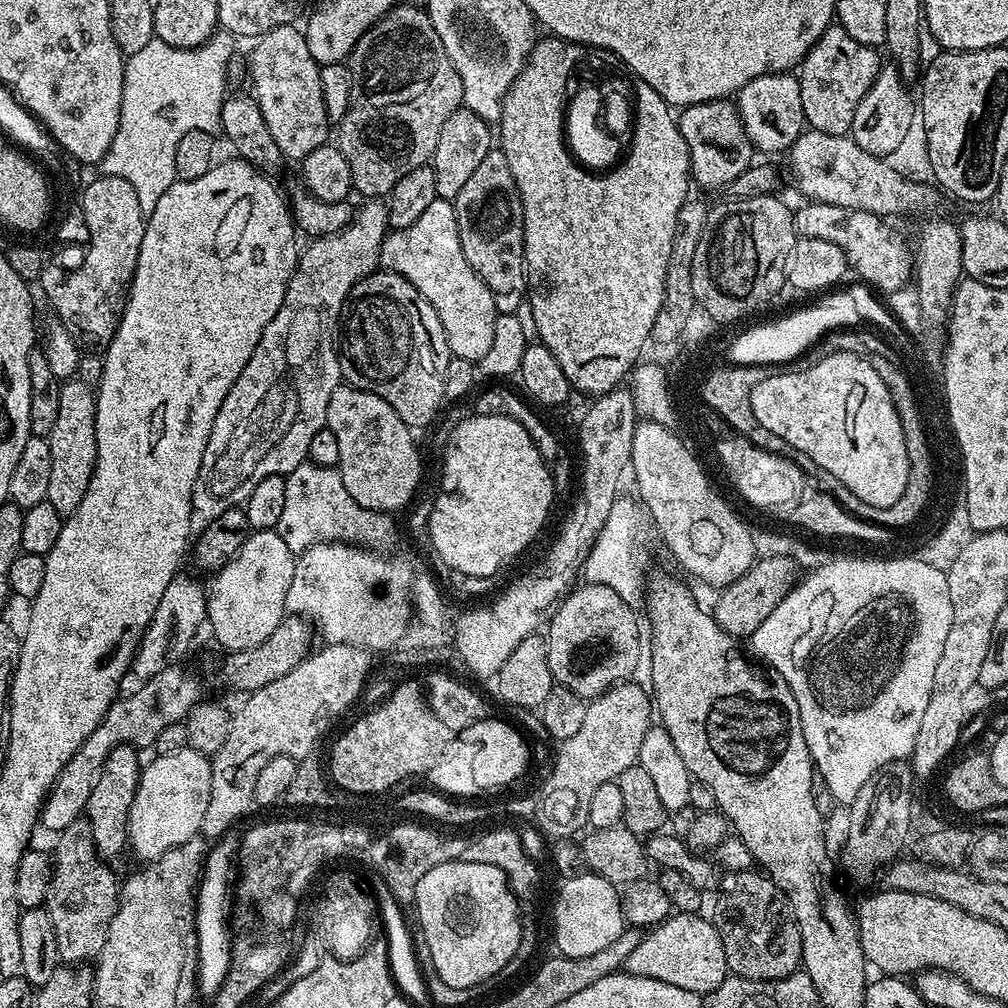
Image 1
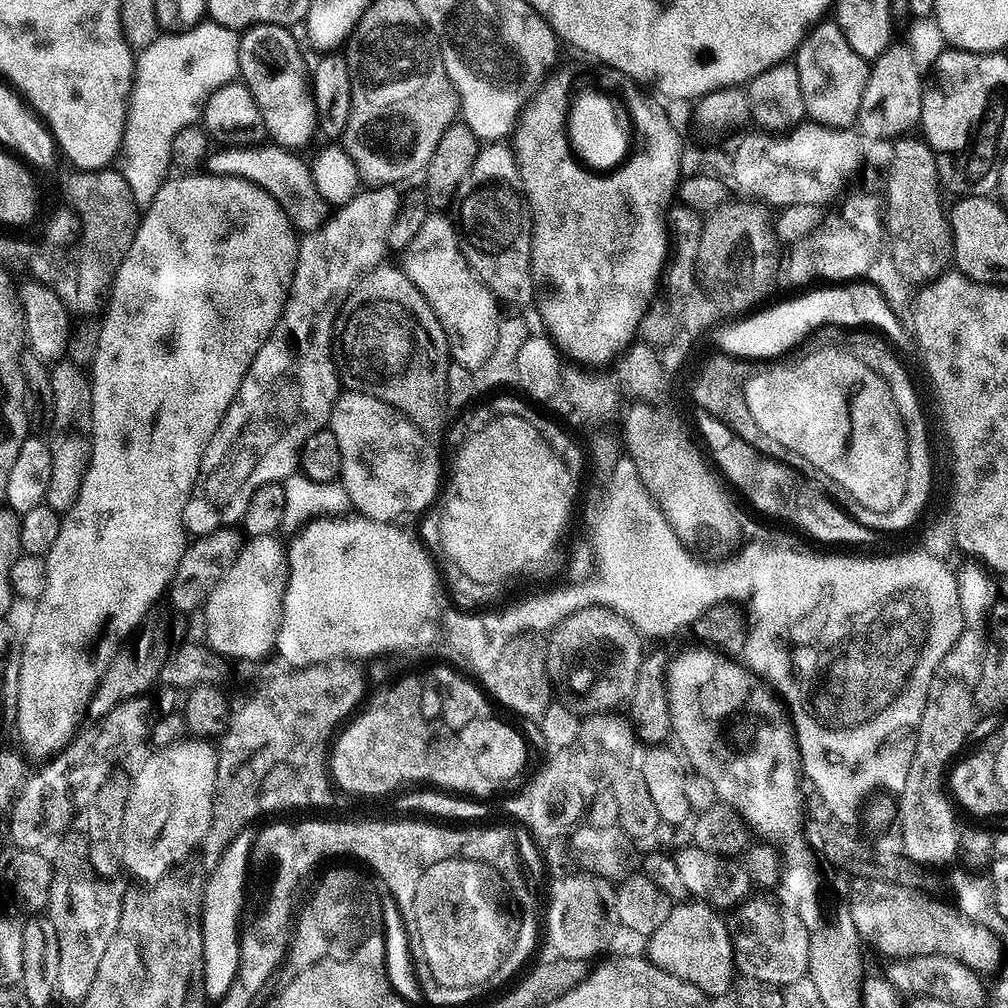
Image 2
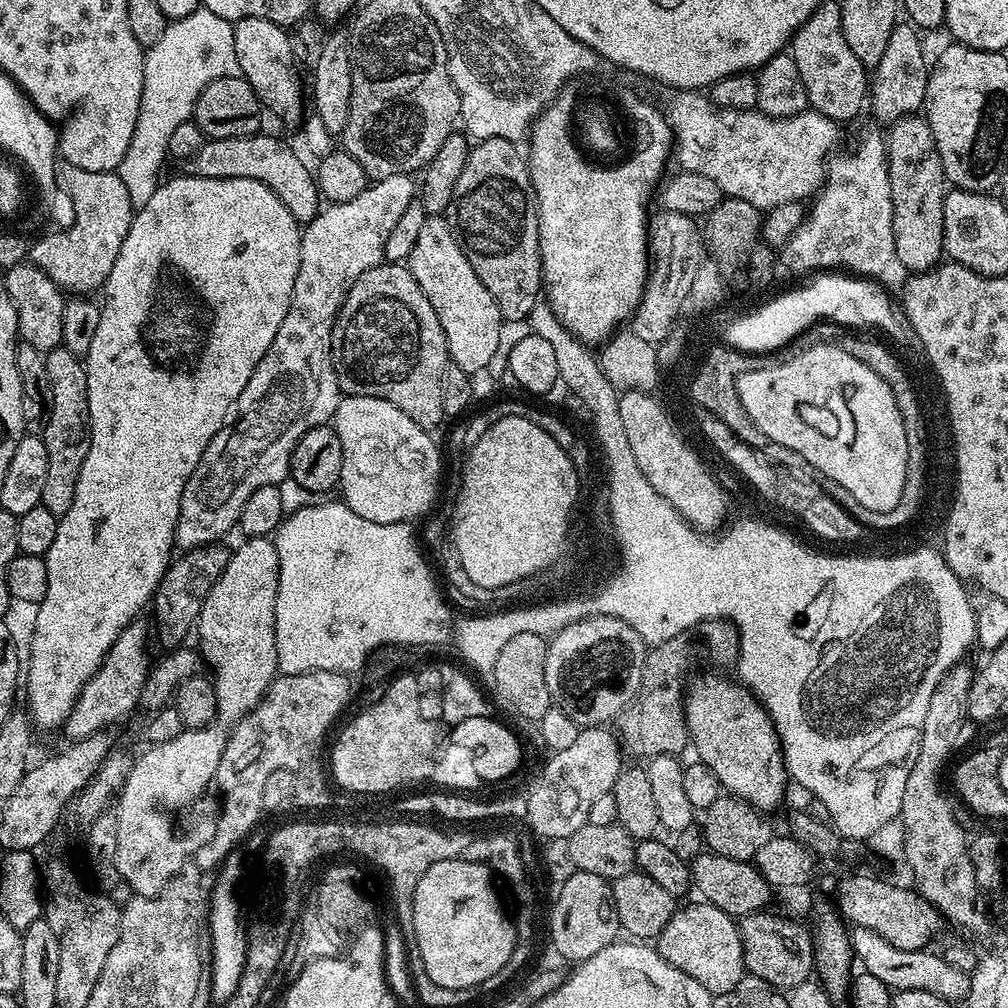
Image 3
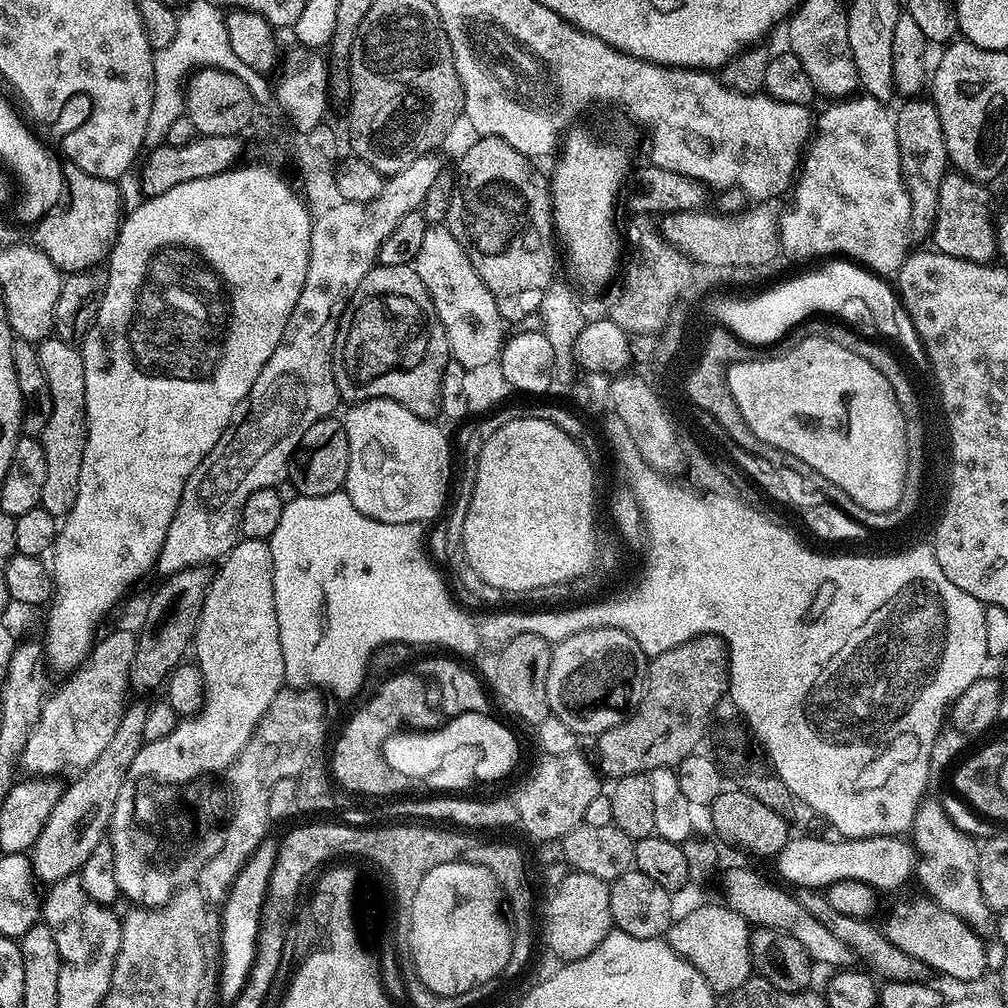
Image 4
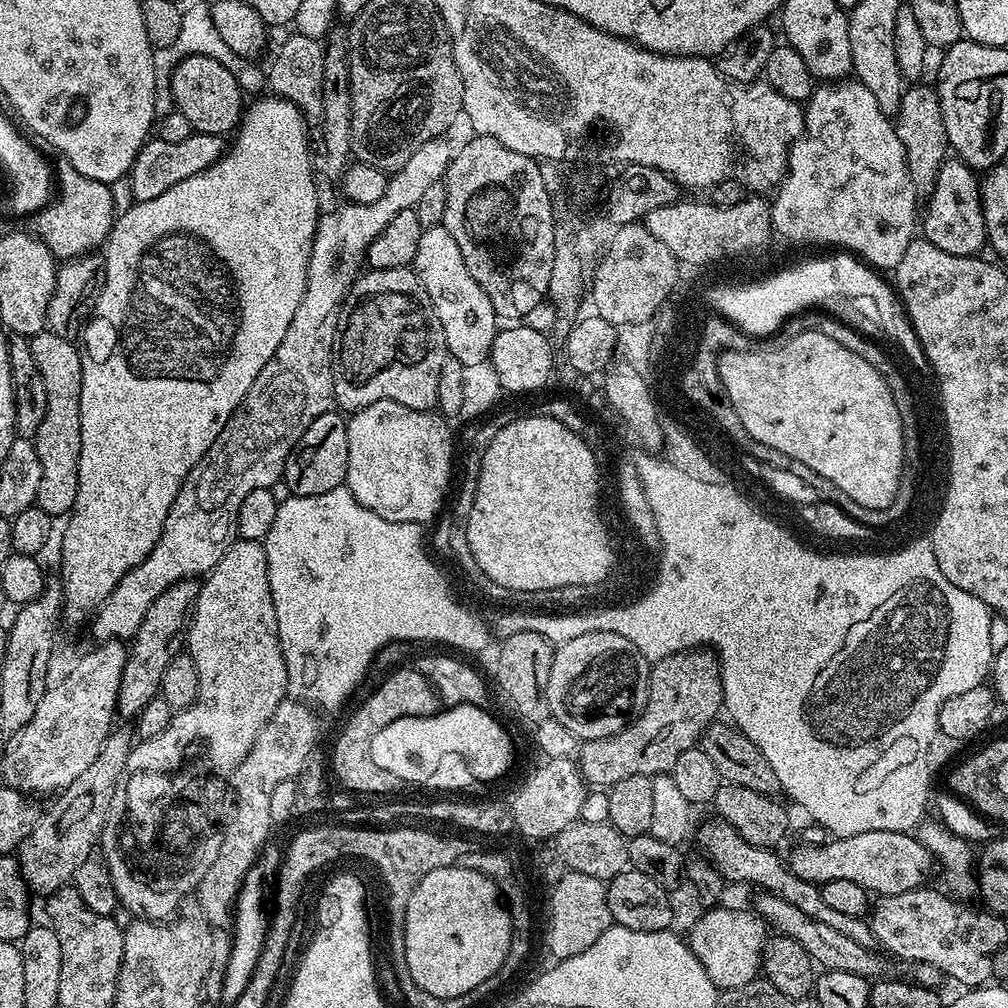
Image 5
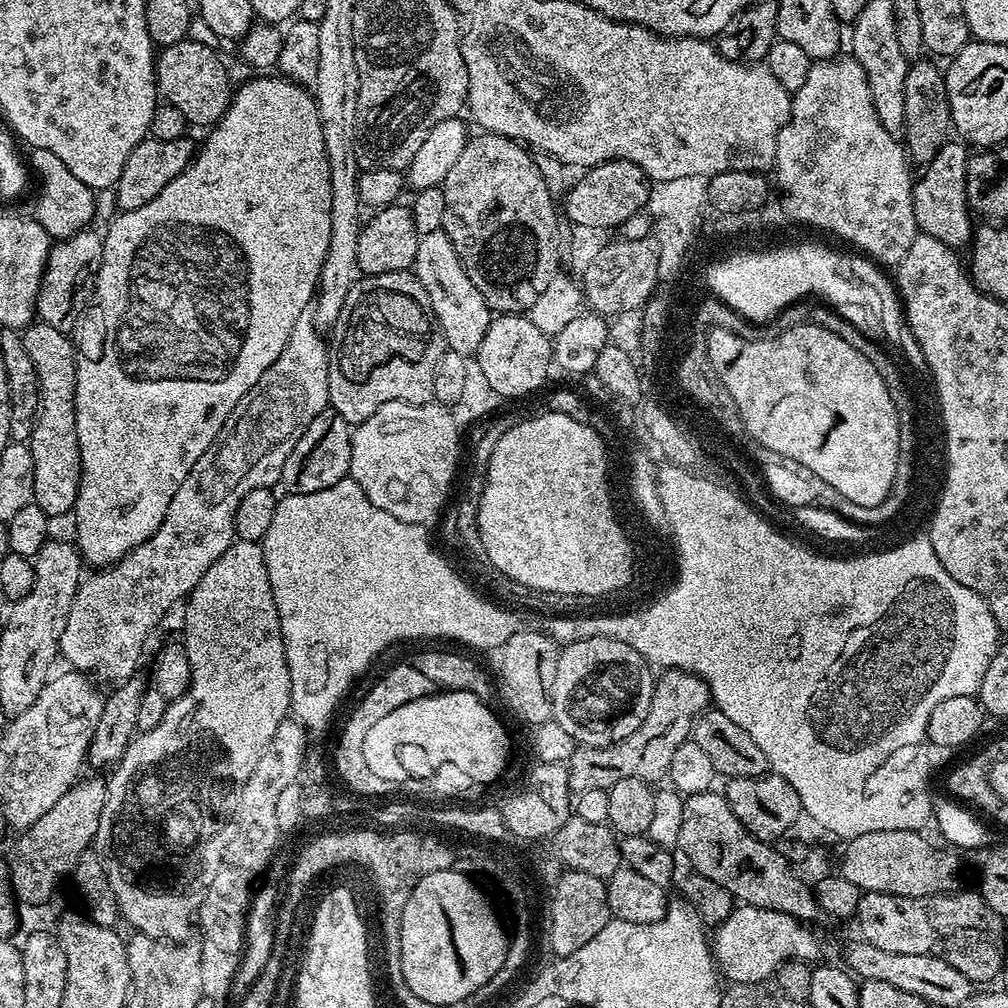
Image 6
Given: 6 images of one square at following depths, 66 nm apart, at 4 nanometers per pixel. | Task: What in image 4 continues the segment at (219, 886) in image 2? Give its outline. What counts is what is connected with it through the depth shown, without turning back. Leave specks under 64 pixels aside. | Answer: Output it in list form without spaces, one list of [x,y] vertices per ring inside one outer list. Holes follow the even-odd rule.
[[[266,838],[250,854],[242,866],[238,878],[234,878],[228,896],[222,902],[220,917],[220,947],[218,965],[220,964],[220,982],[218,981],[218,997],[224,1006],[231,1006],[238,998],[246,978],[250,974],[250,966],[256,953],[256,939],[260,925],[260,911],[264,898],[268,895],[268,882],[276,861],[277,841]]]

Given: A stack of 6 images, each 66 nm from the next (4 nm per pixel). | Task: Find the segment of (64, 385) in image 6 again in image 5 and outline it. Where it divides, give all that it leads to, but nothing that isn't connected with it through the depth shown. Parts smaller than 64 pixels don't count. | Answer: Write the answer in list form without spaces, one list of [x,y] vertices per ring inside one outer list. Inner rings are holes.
[[[49,330],[31,337],[31,341],[34,362],[38,362],[46,386],[46,418],[42,418],[34,441],[38,462],[42,462],[42,483],[38,486],[35,507],[46,510],[46,514],[54,518],[64,518],[71,513],[78,498],[78,458],[82,450],[82,352],[73,341]]]

